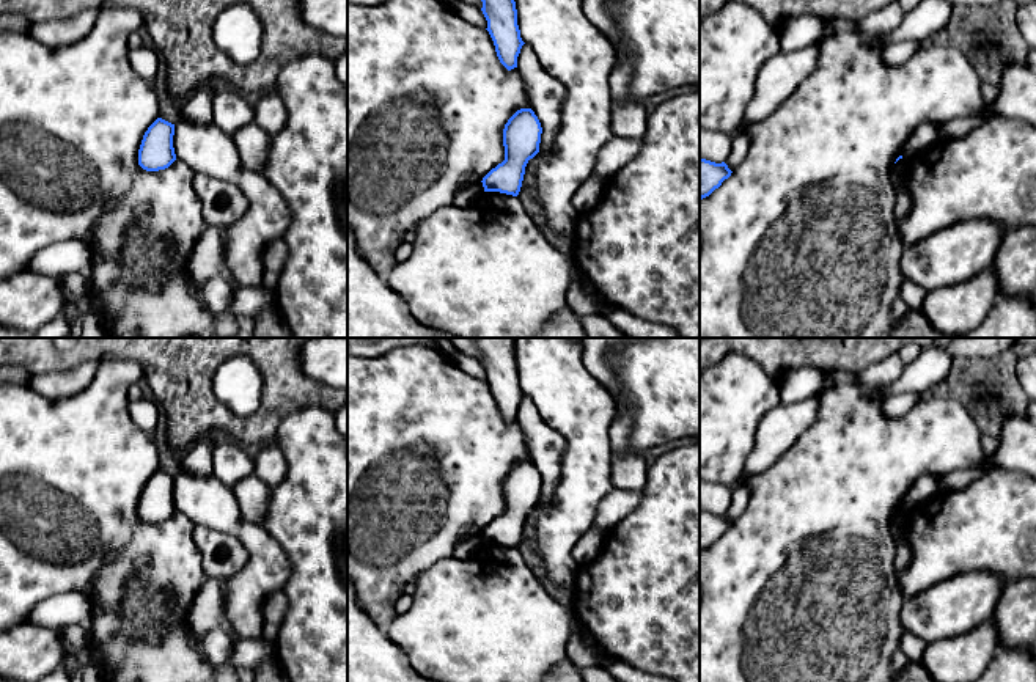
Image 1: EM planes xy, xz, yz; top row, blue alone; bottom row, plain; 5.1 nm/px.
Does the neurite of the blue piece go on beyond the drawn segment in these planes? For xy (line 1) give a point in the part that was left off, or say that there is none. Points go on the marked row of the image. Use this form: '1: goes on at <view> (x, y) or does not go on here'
1: does not go on here

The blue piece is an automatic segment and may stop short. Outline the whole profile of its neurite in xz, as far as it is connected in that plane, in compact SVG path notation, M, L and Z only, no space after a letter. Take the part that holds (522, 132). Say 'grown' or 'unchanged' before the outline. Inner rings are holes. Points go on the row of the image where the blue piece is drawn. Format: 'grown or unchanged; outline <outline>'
unchanged; outline M531 108L517 110L505 124L505 160L483 178L484 192L517 196L525 167L539 152L542 127Z

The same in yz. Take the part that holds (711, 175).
unchanged; outline M700 157L700 200L718 189L731 173L725 162L715 163Z

